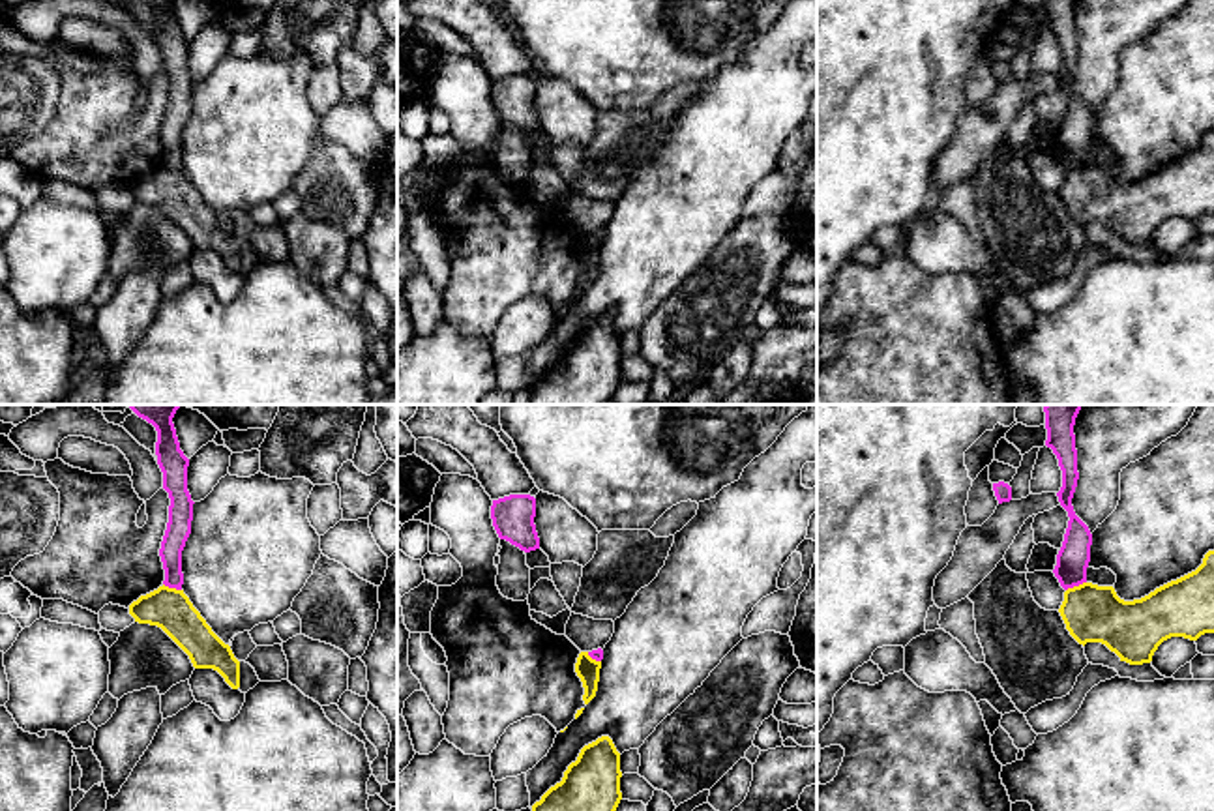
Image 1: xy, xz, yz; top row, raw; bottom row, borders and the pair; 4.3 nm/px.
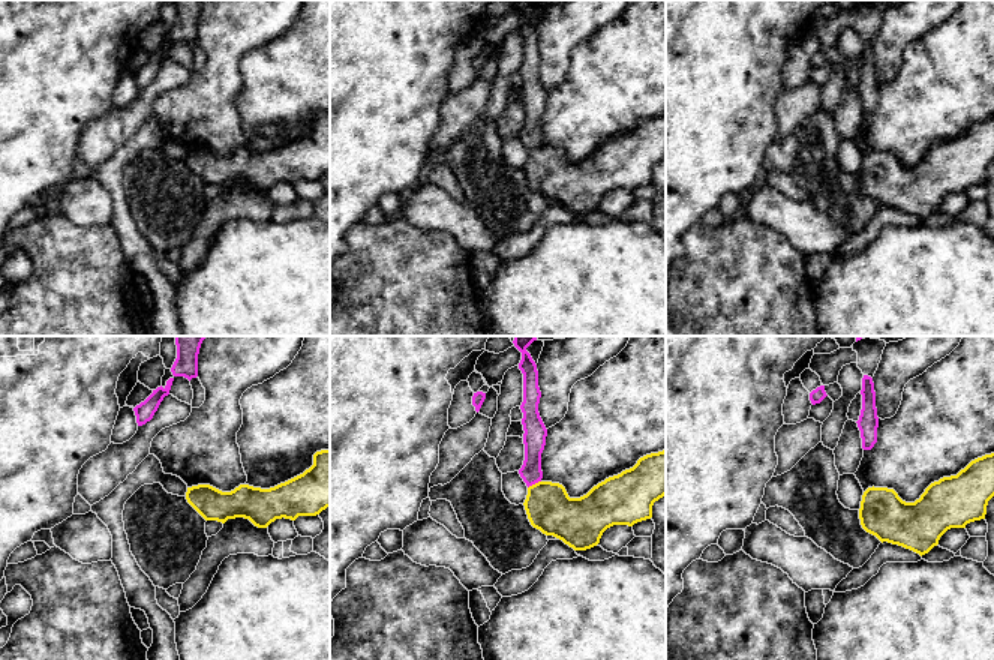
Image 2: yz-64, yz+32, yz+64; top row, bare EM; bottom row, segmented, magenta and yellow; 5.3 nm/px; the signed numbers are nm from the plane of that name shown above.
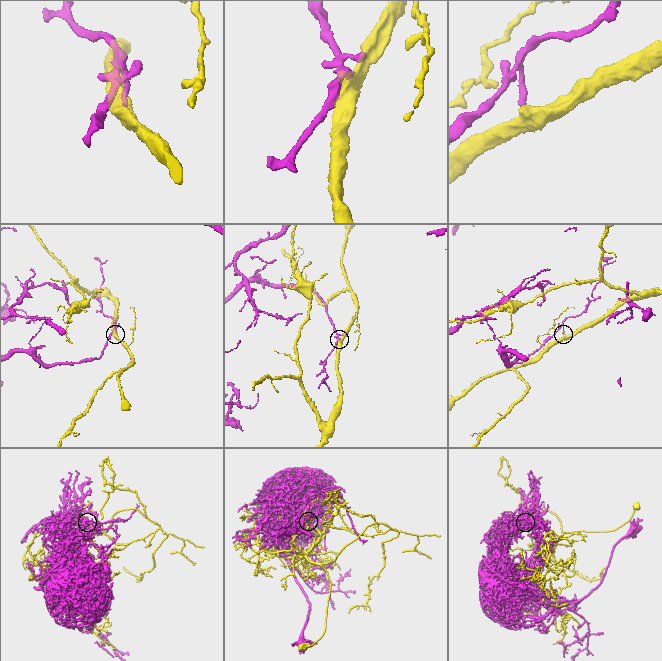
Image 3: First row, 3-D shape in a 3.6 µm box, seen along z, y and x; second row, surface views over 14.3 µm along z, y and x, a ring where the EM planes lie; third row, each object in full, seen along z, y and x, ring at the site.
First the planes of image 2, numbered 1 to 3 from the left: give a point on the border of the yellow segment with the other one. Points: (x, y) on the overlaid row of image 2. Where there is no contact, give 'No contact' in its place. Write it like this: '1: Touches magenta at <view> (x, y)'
1: No contact
2: Touches magenta at yz+32 (534, 483)
3: No contact

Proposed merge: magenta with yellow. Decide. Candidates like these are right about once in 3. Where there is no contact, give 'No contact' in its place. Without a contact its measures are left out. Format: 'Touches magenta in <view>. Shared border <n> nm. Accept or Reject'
Touches magenta in yz. Shared border 100 nm. Reject

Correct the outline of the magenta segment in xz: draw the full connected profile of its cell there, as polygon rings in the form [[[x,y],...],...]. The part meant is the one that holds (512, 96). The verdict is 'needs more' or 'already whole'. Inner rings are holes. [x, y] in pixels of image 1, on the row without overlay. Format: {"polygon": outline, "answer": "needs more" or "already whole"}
{"polygon": [[[510,75],[493,81],[491,99],[498,118],[525,133],[540,129],[534,97],[536,79],[530,75]]], "answer": "already whole"}

